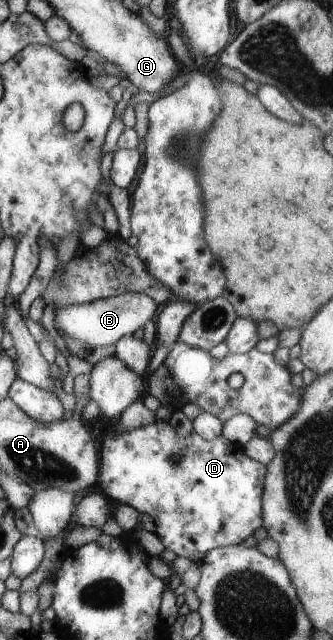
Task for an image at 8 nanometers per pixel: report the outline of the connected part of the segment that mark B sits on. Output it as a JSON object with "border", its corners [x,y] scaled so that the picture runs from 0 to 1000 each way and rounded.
{"border":[[[375,455],[267,475],[234,475],[165,484],[165,511],[174,520],[198,522],[261,536],[279,544],[345,538],[378,525],[399,525],[414,514],[432,514],[441,502],[465,500],[480,477],[429,456]]]}

